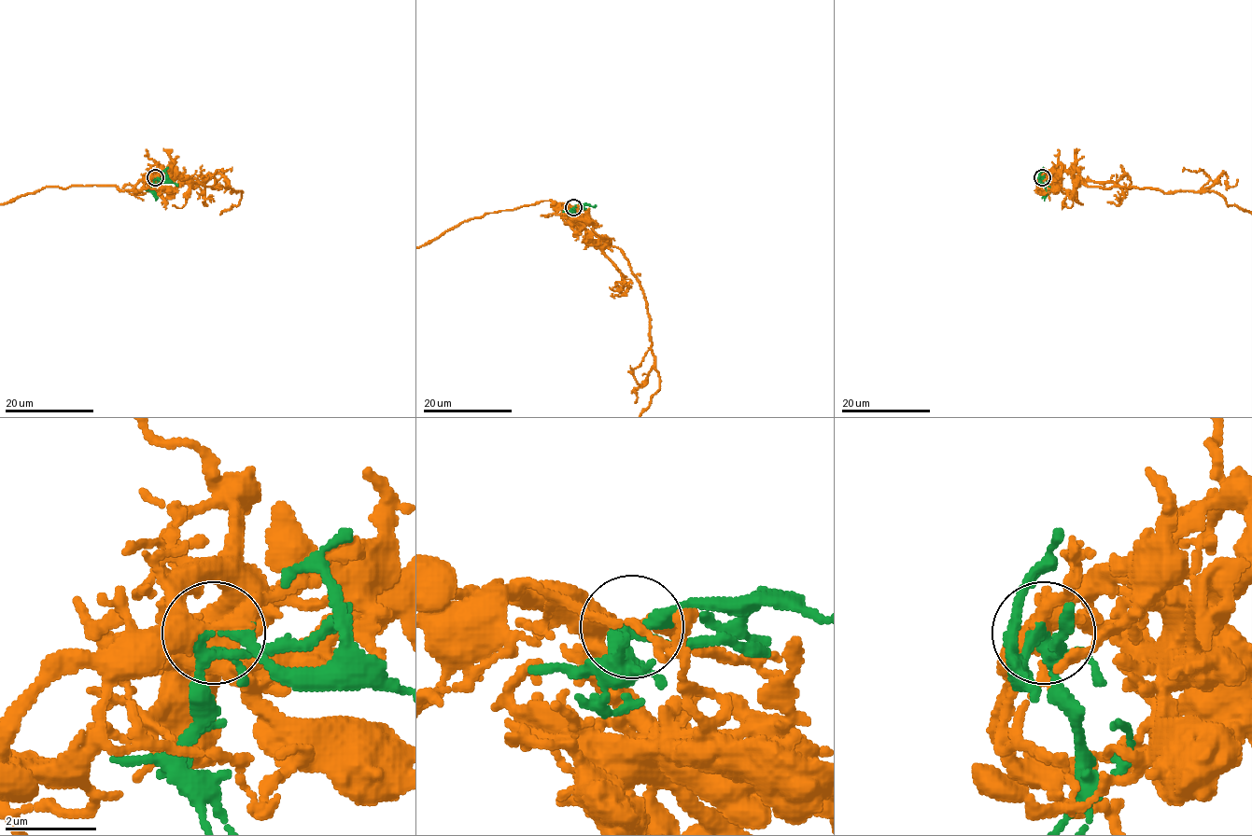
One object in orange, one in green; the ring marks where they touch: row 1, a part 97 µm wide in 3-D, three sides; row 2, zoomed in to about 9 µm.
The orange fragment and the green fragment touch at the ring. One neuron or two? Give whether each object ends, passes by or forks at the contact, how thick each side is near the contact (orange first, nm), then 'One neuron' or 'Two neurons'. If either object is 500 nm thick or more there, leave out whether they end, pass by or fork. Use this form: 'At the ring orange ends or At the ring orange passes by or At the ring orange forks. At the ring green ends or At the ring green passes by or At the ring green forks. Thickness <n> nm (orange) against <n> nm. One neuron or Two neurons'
At the ring orange forks. At the ring green forks. Thickness 320 nm (orange) against 220 nm. One neuron

